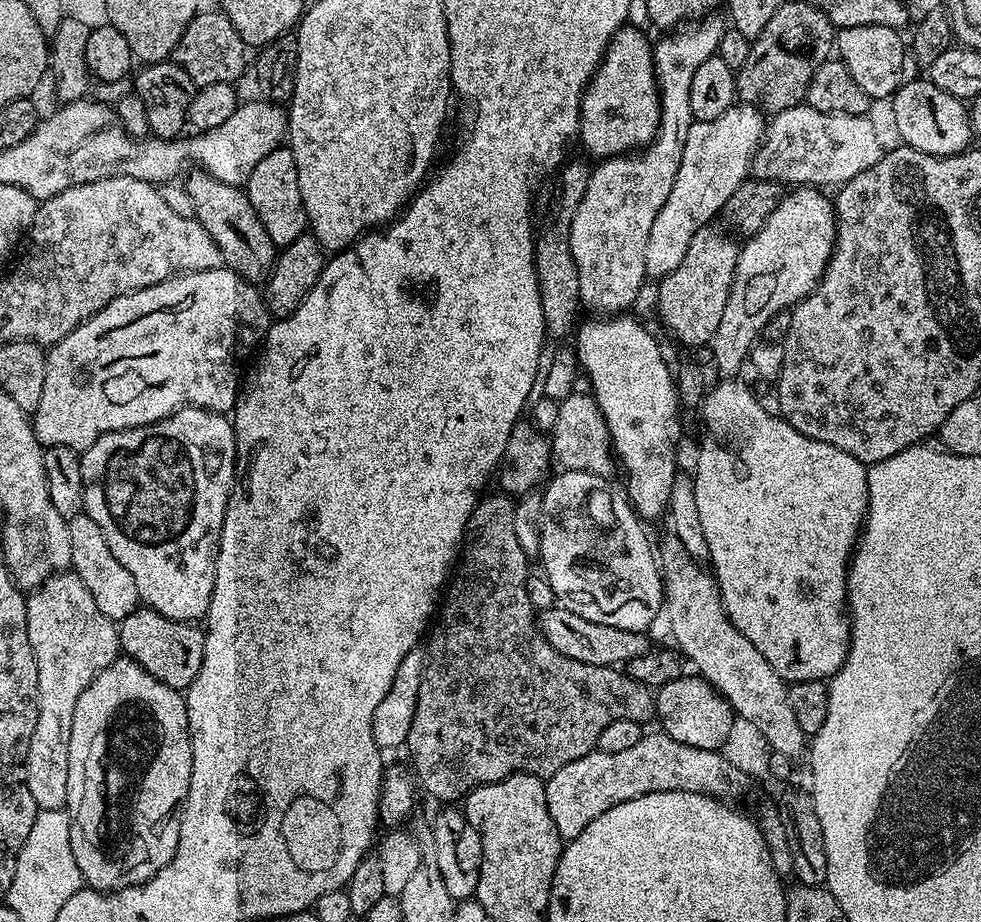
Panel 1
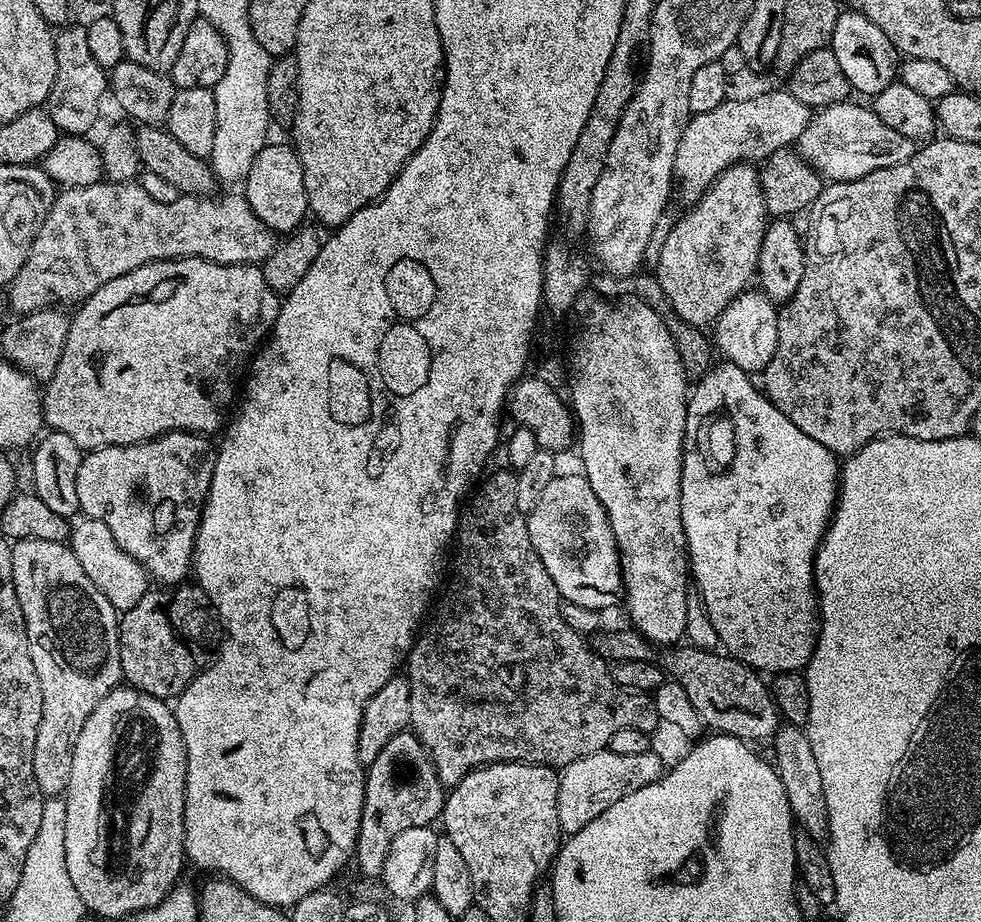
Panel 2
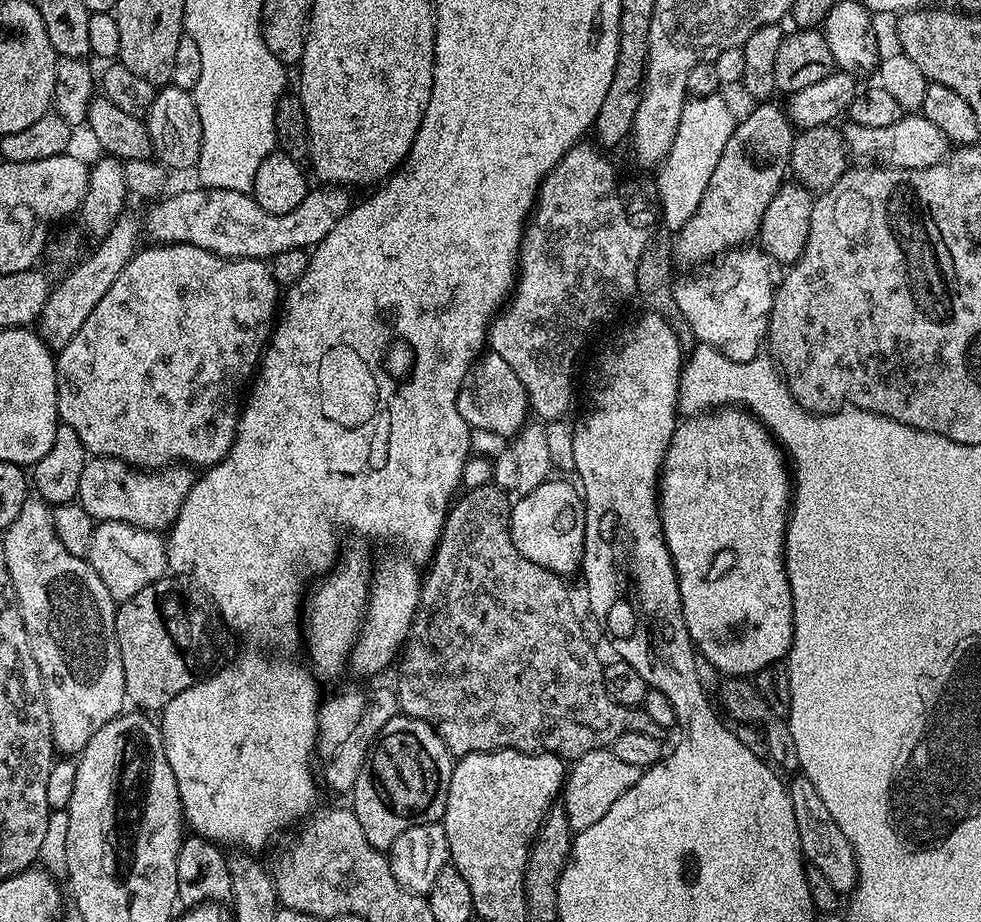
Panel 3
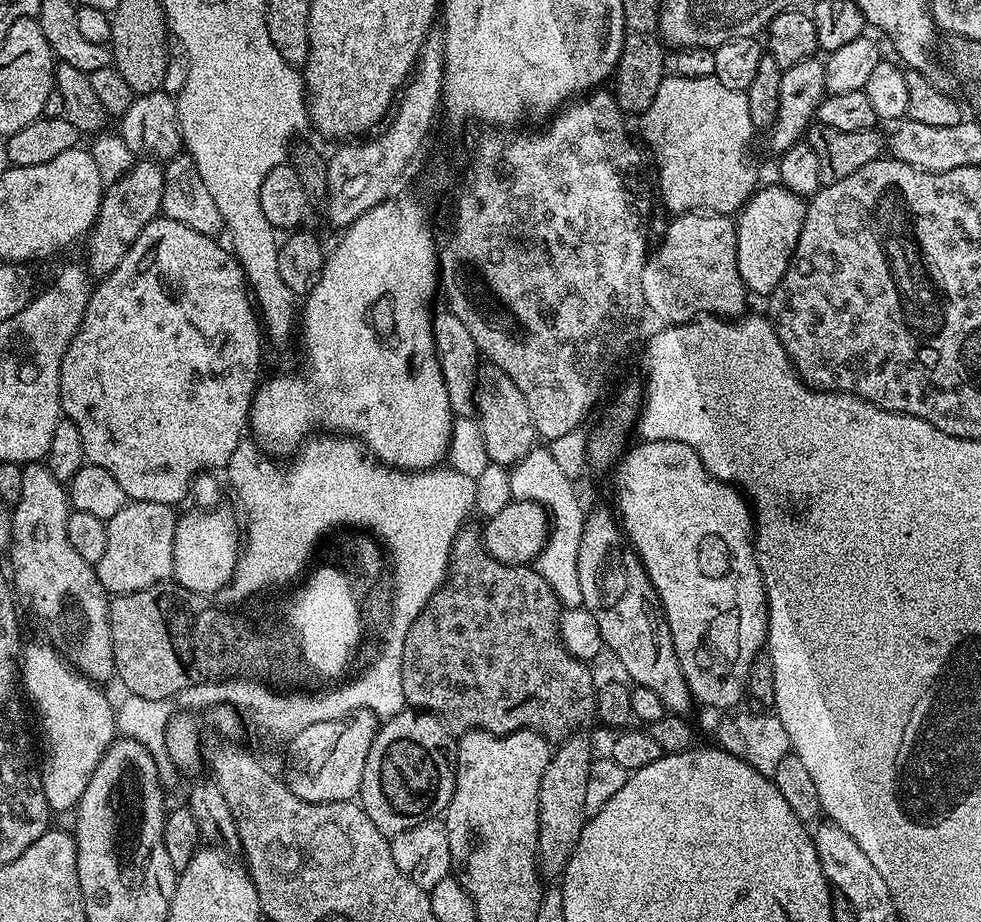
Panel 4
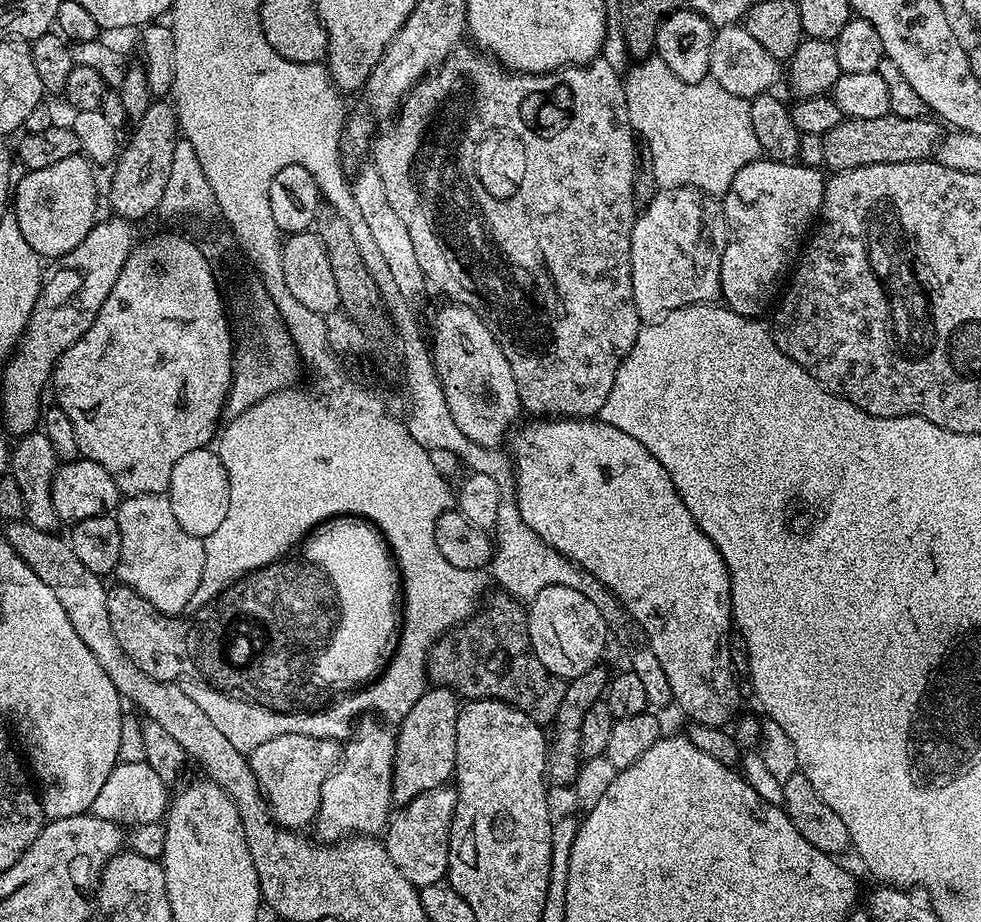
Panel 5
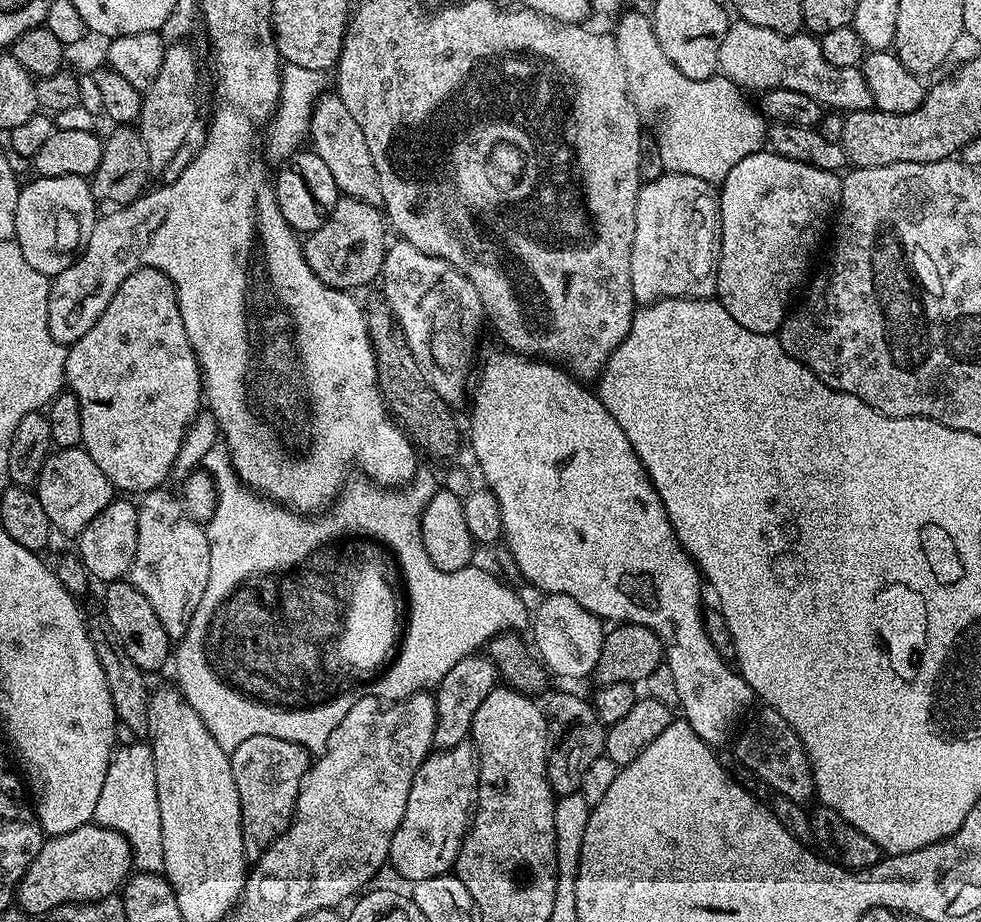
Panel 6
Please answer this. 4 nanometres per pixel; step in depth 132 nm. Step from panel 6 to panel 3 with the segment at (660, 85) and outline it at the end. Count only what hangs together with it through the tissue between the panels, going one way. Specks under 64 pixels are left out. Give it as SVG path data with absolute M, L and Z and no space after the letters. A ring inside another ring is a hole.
M721 95L700 96L689 99L684 104L682 112L682 121L679 123L678 132L674 136L674 142L668 151L667 157L663 163L659 165L659 174L656 174L656 189L659 194L658 210L662 224L667 229L677 232L682 226L693 216L694 210L698 208L702 196L709 186L710 177L714 174L714 169L718 166L718 159L722 156L723 147L729 141L730 134L736 125L736 117L734 118L729 106L721 99Z

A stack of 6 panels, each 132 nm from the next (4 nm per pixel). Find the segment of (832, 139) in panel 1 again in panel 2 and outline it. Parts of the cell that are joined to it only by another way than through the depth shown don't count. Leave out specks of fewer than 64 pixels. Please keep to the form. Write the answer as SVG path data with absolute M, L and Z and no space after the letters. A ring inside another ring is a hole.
M852 103L832 104L829 108L819 109L806 126L806 130L802 130L794 145L795 151L799 152L801 158L828 182L862 178L874 170L882 170L886 166L898 166L898 162L906 162L906 158L913 156L917 150L913 140L898 134L898 130L890 130L890 126L882 122L882 118L875 116L871 107L864 105L863 108L860 104Z

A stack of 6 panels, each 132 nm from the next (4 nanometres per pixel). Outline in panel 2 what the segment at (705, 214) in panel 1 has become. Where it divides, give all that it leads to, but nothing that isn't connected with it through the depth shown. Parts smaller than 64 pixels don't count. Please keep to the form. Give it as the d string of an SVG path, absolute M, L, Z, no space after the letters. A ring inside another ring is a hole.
M788 91L764 92L749 100L729 98L714 110L697 112L682 130L678 154L674 154L674 177L678 196L695 202L730 166L763 162L778 150L795 145L796 139L812 120L813 109L798 102Z

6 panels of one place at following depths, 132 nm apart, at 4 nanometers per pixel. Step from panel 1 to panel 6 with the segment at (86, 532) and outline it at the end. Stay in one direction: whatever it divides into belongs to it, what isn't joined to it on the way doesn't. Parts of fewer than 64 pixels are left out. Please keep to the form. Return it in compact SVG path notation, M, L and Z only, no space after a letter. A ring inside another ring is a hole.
M158 487L152 492L145 492L138 500L138 550L134 550L134 562L130 573L130 583L140 591L154 606L154 614L158 614L158 622L166 630L170 638L183 638L190 626L190 618L194 618L194 610L198 610L198 602L202 602L202 594L206 594L206 582L210 578L210 546L208 533L199 523L184 513L181 501Z

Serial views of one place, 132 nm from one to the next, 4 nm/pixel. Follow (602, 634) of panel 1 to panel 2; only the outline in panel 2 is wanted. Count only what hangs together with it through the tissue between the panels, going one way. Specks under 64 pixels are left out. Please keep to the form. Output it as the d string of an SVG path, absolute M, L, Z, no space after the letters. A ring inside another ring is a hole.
M625 626L621 632L608 632L594 640L594 651L609 662L655 661L671 679L686 690L694 710L713 733L733 736L745 742L764 740L776 735L782 723L772 689L765 677L723 651L707 652L693 646L664 646L657 651L641 632ZM686 647L686 648L684 648ZM656 652L660 652L656 656ZM765 680L765 682L764 682Z

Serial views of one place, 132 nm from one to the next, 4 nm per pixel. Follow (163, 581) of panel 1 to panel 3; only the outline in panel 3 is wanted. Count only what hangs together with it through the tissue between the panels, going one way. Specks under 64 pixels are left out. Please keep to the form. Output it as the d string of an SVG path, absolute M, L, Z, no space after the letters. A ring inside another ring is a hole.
M92 456L82 470L82 482L78 482L78 502L97 522L126 522L147 532L163 533L175 524L190 490L197 482L192 472L191 467L179 462L159 470L145 470L134 468L125 460Z

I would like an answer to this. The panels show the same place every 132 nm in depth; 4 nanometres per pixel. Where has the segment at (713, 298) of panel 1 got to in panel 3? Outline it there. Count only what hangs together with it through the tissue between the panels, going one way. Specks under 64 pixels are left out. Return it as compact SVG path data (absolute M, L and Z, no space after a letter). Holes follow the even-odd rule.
M757 103L756 109L735 125L698 208L675 233L674 256L679 263L680 260L684 264L711 261L734 248L747 245L751 241L748 239L759 233L766 206L786 180L794 139L794 125L787 111L772 103Z

